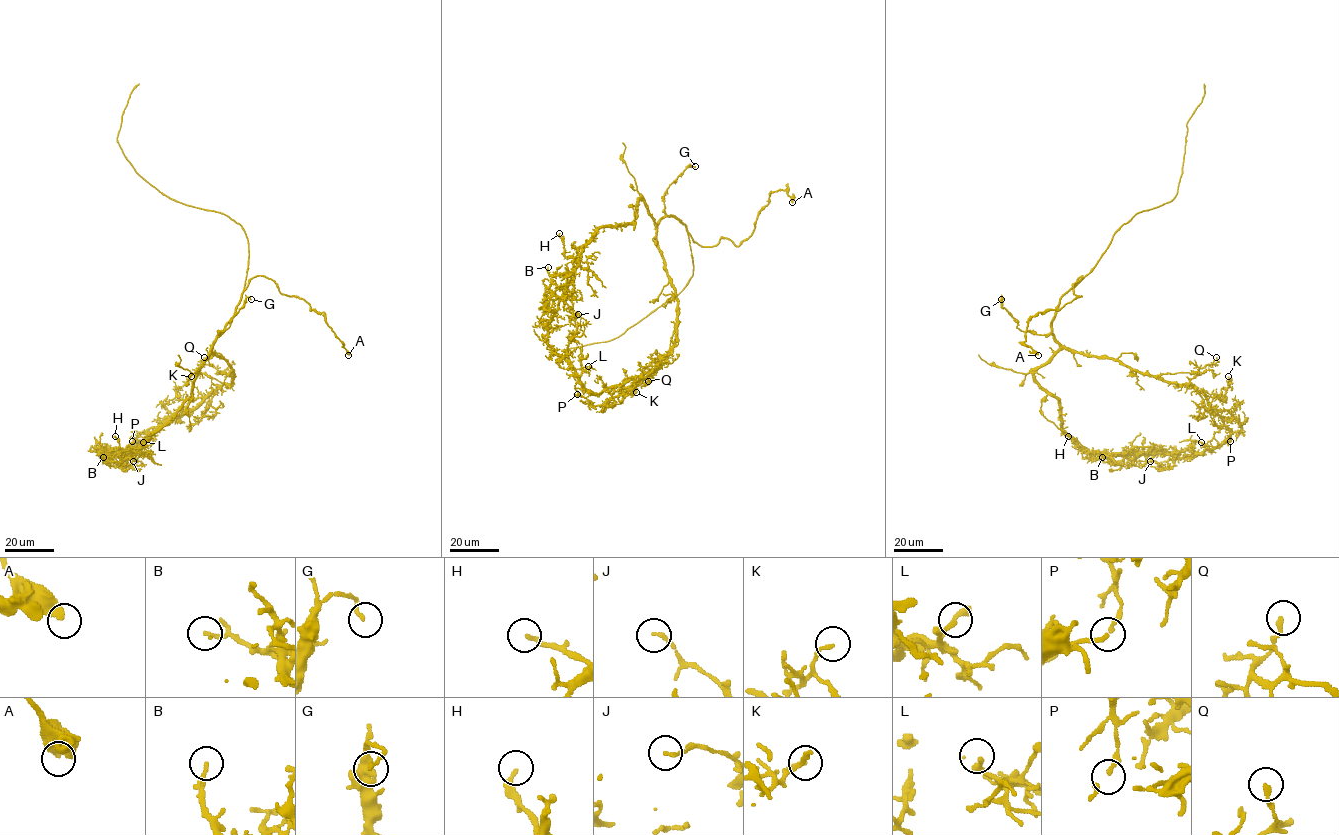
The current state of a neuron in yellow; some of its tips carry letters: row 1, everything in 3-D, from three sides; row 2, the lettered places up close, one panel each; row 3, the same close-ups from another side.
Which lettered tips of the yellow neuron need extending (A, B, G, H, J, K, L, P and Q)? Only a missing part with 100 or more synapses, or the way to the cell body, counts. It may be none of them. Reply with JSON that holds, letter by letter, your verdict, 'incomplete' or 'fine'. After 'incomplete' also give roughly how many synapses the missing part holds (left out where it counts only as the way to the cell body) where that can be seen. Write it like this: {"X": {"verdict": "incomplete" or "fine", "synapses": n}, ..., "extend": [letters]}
{"A": {"verdict": "fine"}, "B": {"verdict": "fine"}, "G": {"verdict": "fine"}, "H": {"verdict": "fine"}, "J": {"verdict": "fine"}, "K": {"verdict": "fine"}, "L": {"verdict": "fine"}, "P": {"verdict": "fine"}, "Q": {"verdict": "fine"}, "extend": []}

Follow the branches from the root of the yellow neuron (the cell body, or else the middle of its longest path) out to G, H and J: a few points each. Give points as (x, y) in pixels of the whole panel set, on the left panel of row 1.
G: (225, 329), (220, 335), (219, 331), (229, 327), (245, 299), (251, 299)
H: (225, 329), (213, 344), (197, 373), (192, 395), (168, 421), (123, 460), (115, 436)
J: (225, 329), (212, 351), (230, 365), (232, 381), (166, 419), (124, 455), (128, 466), (141, 463), (133, 461)

